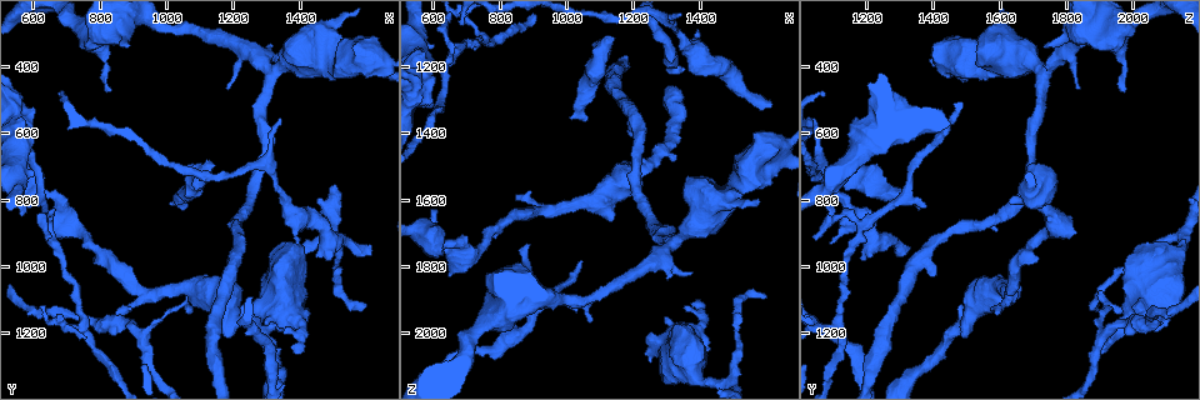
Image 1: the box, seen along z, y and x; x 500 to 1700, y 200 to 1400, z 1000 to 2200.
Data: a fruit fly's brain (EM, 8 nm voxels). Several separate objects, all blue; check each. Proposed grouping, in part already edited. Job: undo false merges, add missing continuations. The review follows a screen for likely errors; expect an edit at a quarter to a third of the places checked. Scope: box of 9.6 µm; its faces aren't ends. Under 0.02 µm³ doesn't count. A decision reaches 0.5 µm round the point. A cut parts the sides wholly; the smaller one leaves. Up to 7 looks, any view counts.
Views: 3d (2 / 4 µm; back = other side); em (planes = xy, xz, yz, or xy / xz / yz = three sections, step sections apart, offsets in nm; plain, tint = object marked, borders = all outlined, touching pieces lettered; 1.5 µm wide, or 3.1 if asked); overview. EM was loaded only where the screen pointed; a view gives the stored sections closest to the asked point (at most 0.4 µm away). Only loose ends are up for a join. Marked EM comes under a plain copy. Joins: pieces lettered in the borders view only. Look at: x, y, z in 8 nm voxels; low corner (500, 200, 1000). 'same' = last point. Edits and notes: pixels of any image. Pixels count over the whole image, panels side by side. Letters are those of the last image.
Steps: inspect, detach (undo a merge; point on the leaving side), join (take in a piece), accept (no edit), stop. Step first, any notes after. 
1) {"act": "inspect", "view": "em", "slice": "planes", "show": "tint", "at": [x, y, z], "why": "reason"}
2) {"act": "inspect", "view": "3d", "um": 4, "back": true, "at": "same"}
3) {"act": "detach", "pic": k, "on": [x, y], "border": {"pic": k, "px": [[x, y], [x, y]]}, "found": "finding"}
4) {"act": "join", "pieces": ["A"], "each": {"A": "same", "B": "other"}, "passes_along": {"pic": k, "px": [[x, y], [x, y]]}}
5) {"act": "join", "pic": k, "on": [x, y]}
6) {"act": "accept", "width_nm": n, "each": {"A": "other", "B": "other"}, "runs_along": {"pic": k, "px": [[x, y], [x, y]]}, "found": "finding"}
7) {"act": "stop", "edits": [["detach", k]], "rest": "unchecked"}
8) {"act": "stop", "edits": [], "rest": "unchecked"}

{"act": "inspect", "view": "em", "slice": "planes", "show": "borders", "at": [640, 900, 1820]}

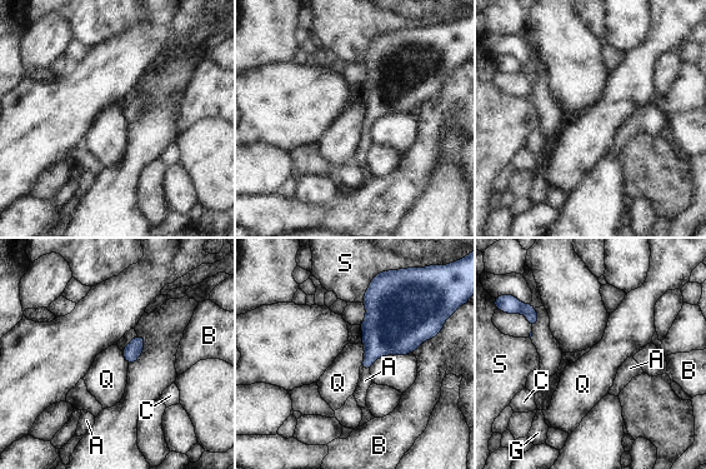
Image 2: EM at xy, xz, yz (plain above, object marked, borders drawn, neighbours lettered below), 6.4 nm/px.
{"act": "join", "pieces": ["A"], "each": {"A": "same", "B": "other", "C": "other", "G": "other", "Q": "other", "S": "other"}, "passes_along": {"pic": 2, "px": [[382, 335], [365, 369], [365, 380]]}, "found": "it goes on there"}

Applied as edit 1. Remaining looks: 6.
{"act": "inspect", "view": "em", "slice": "planes", "show": "borders", "at": [590, 820, 1370], "why": "free end"}

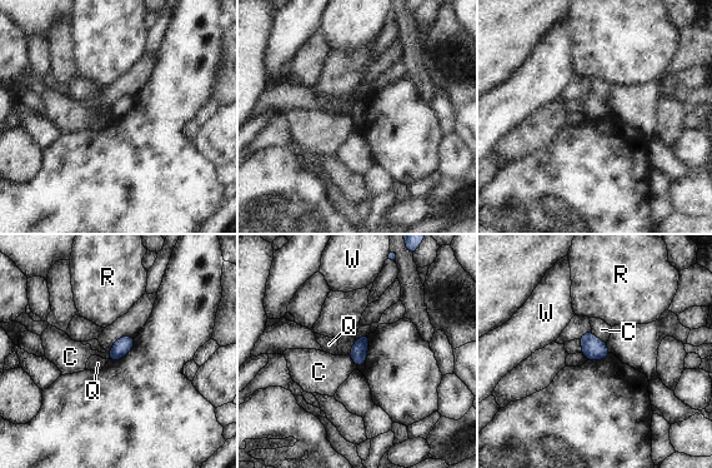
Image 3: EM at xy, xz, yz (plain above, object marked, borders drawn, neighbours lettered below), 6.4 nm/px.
{"act": "accept", "width_nm": 110, "each": {"C": "other", "Q": "other", "R": "other", "W": "other"}, "found": "no lettered piece goes on from it"}

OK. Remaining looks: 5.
{"act": "inspect", "view": "3d", "um": 2, "at": [1610, 960, 1310], "why": "branch stops here"}

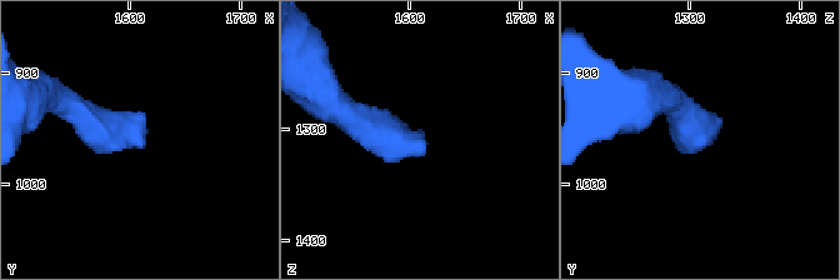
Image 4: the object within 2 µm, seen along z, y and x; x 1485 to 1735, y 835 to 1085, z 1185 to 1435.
{"act": "inspect", "view": "em", "slice": "xz", "step": 8, "show": "tint", "at": [1614, 964, 1302]}

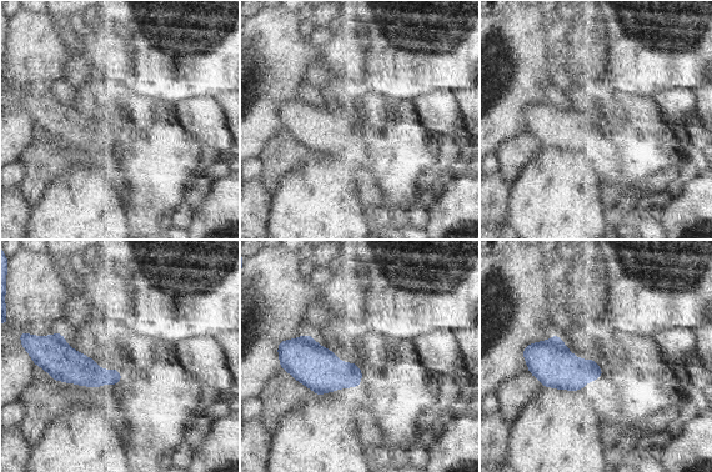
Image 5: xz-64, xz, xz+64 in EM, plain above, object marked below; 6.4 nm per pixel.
{"act": "inspect", "view": "em", "slice": "planes", "show": "borders", "at": "same"}

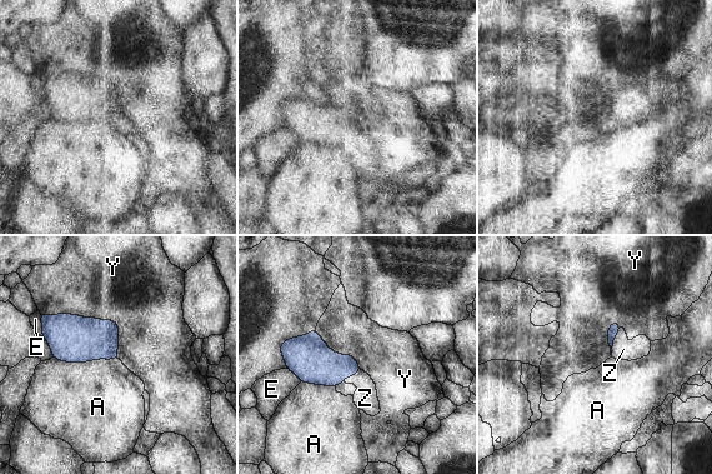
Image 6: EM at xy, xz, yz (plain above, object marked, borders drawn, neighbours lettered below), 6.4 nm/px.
{"act": "join", "pieces": ["Z"], "each": {"A": "other", "E": "other", "Y": "other", "Z": "same"}, "found": "the neuron continues"}

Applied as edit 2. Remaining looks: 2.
{"act": "stop", "edits": [["join", 2], ["join", 6]], "rest": "unchecked"}

